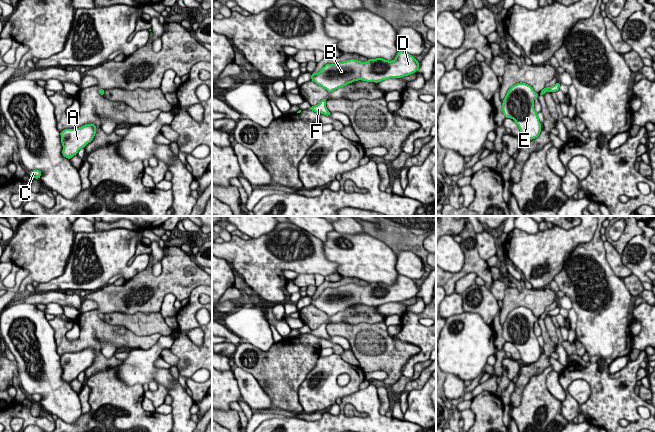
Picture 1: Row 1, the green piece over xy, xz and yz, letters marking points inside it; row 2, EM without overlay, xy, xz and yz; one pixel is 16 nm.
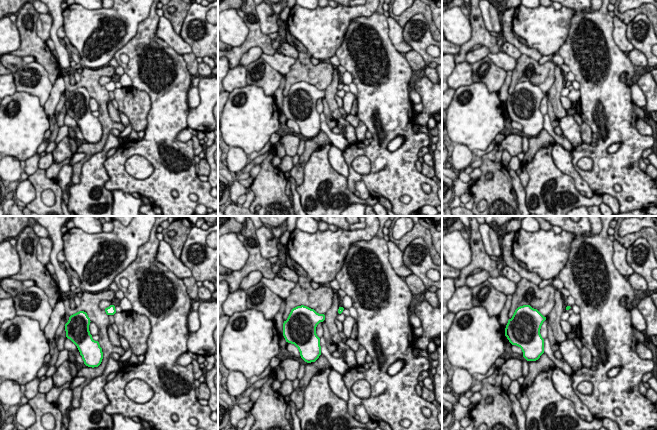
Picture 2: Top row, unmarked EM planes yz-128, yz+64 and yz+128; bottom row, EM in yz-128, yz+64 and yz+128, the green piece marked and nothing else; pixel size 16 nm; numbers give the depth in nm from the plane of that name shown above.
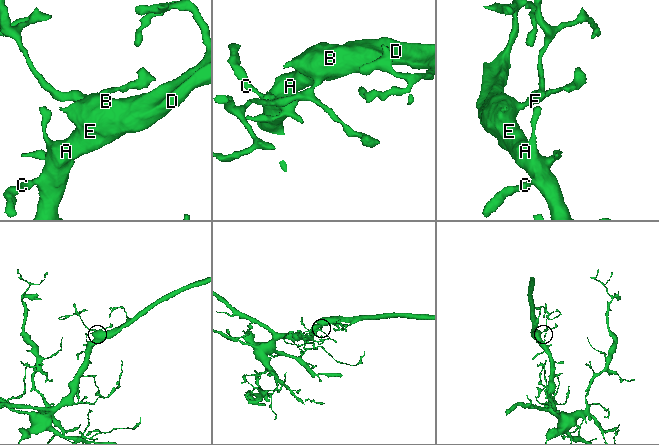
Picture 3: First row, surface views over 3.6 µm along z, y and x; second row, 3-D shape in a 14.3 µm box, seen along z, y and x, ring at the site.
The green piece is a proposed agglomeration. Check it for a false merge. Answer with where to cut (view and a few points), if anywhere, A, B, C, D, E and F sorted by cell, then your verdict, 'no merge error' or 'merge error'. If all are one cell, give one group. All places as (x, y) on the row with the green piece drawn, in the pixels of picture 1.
no cut | A B C D E F | no merge error

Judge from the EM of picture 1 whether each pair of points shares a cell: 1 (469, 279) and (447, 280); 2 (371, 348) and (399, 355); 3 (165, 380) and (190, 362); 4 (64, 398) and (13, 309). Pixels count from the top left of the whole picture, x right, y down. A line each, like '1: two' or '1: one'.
1: two
2: one
3: two
4: one

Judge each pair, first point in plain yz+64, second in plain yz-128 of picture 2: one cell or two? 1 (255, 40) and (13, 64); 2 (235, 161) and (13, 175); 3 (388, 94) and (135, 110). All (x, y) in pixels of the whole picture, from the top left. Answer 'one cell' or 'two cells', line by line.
1: two cells
2: one cell
3: two cells

